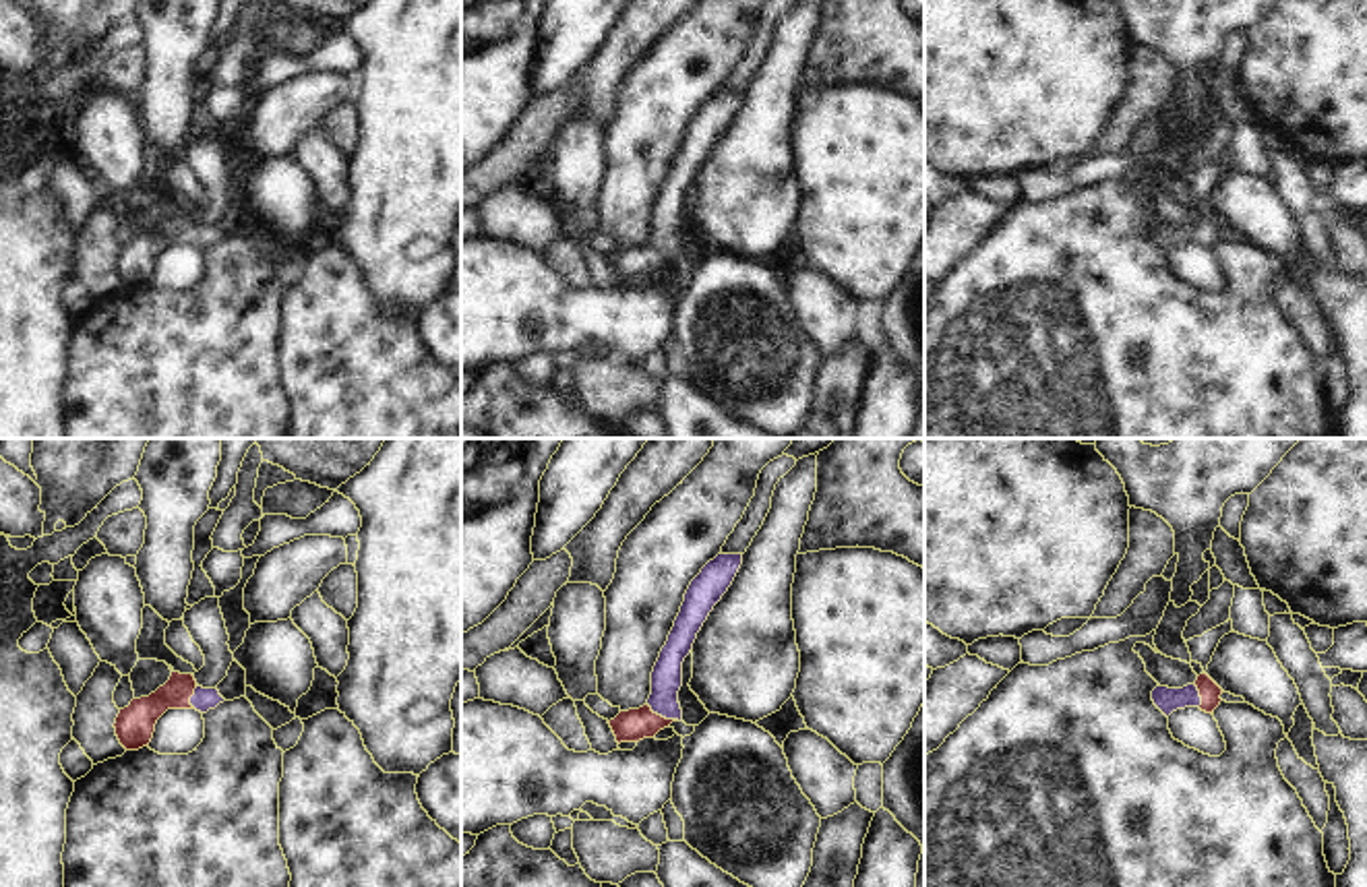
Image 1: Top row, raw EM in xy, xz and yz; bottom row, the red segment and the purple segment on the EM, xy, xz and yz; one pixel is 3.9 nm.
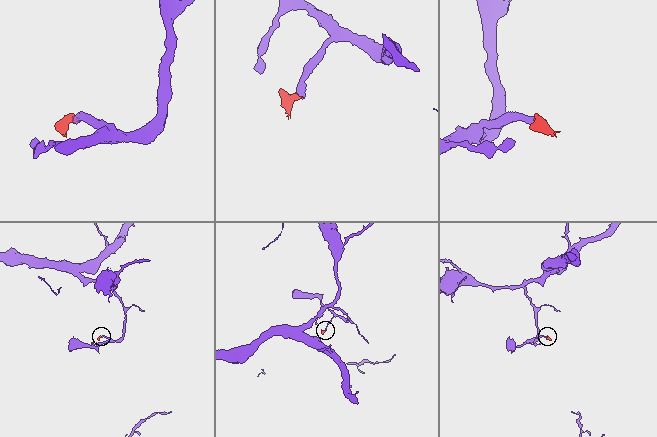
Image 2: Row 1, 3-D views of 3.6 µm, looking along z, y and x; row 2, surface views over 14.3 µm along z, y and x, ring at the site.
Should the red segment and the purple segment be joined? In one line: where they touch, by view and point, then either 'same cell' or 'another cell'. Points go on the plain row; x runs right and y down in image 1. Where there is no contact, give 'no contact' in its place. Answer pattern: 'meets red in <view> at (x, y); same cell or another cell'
meets red in xz at (660, 253); same cell

